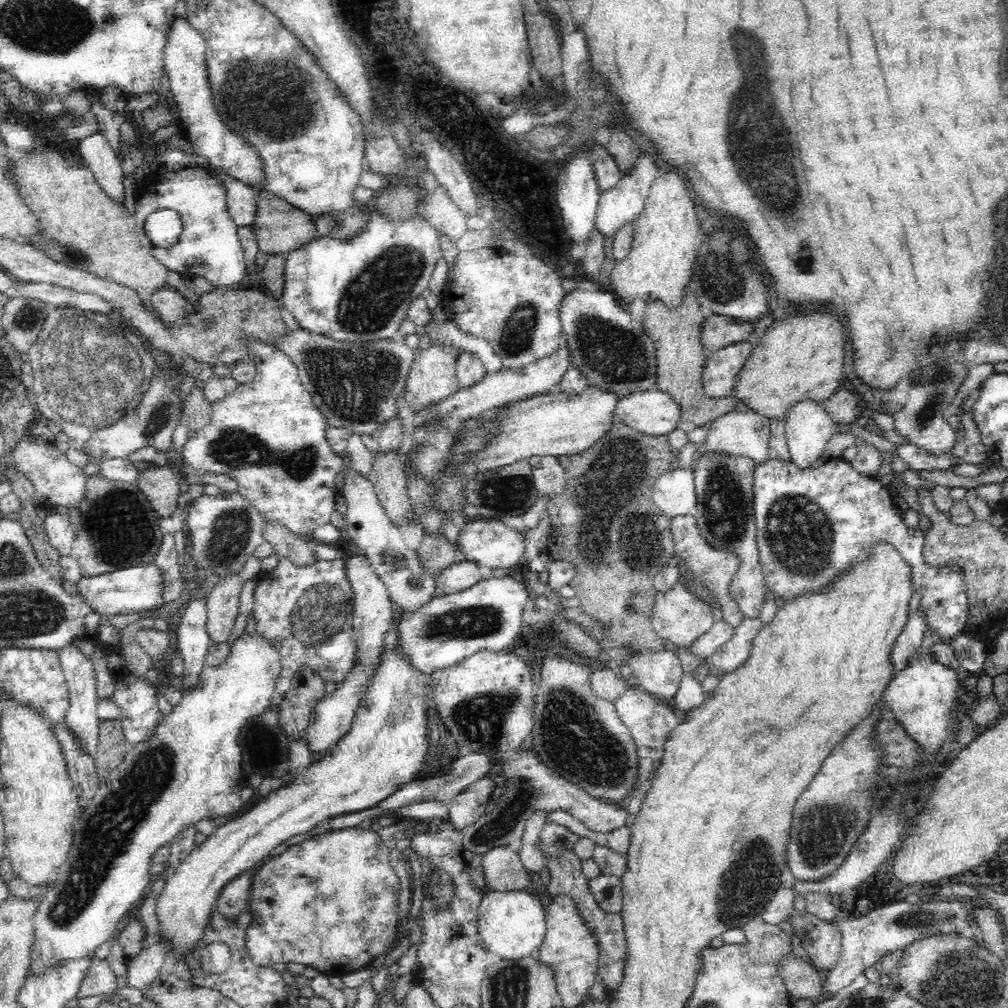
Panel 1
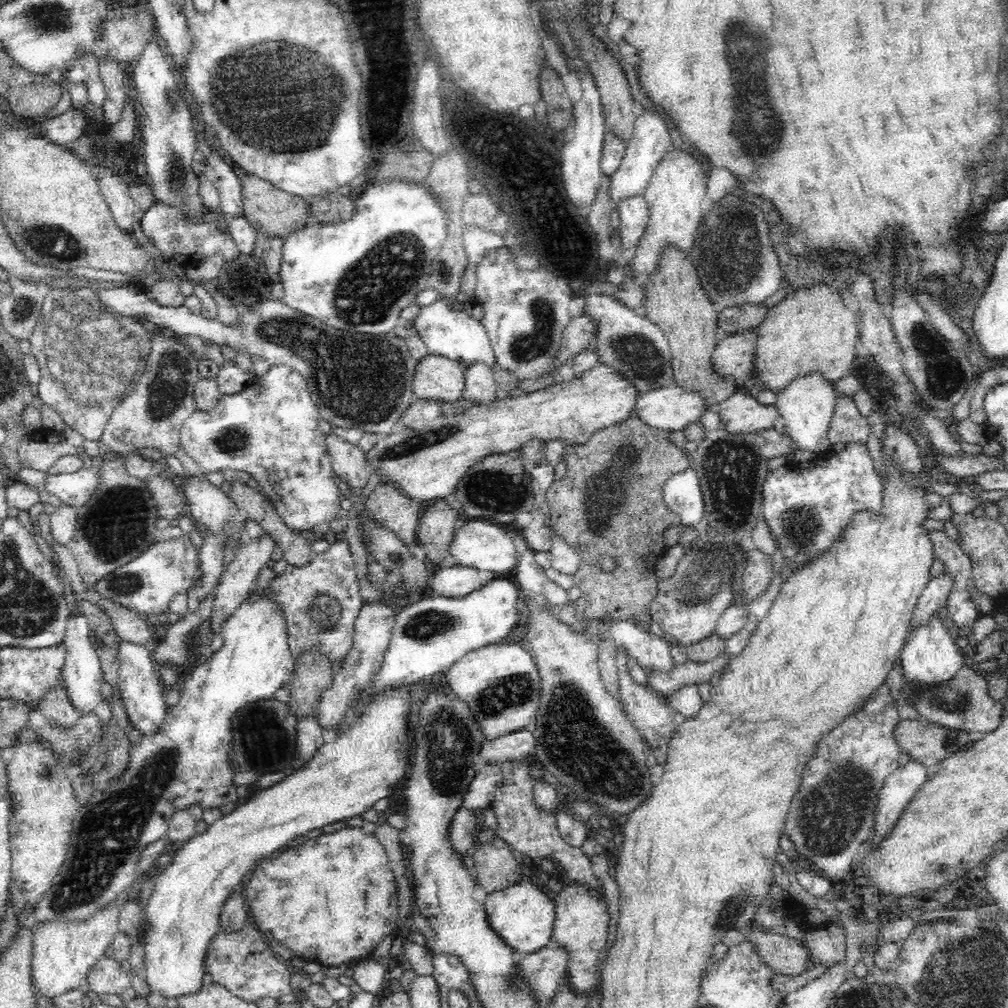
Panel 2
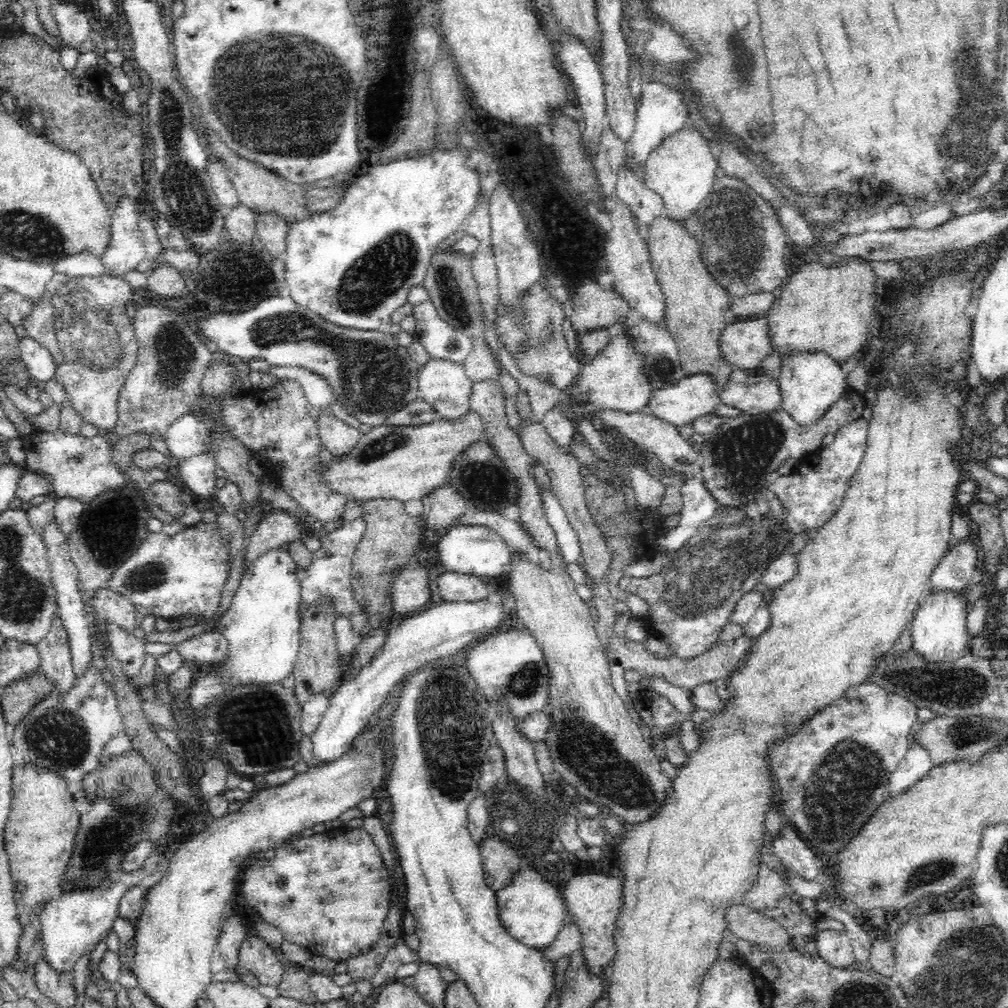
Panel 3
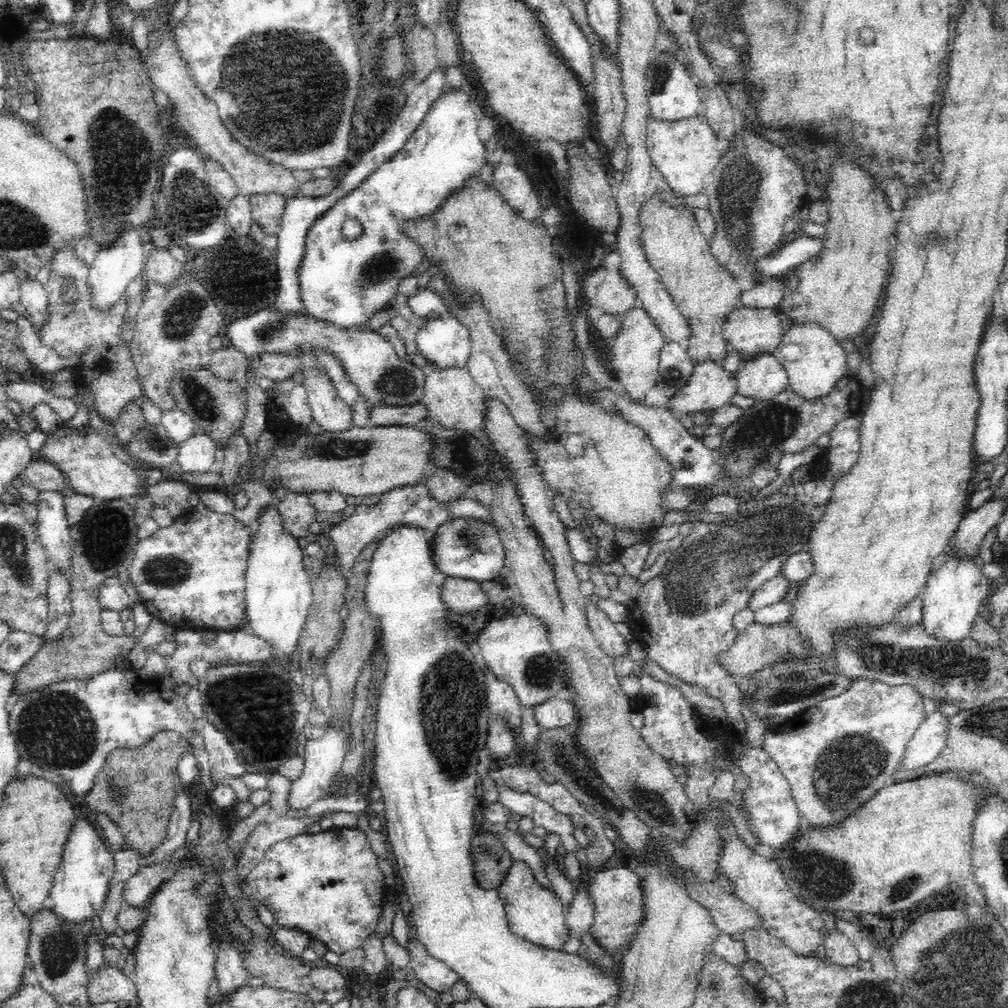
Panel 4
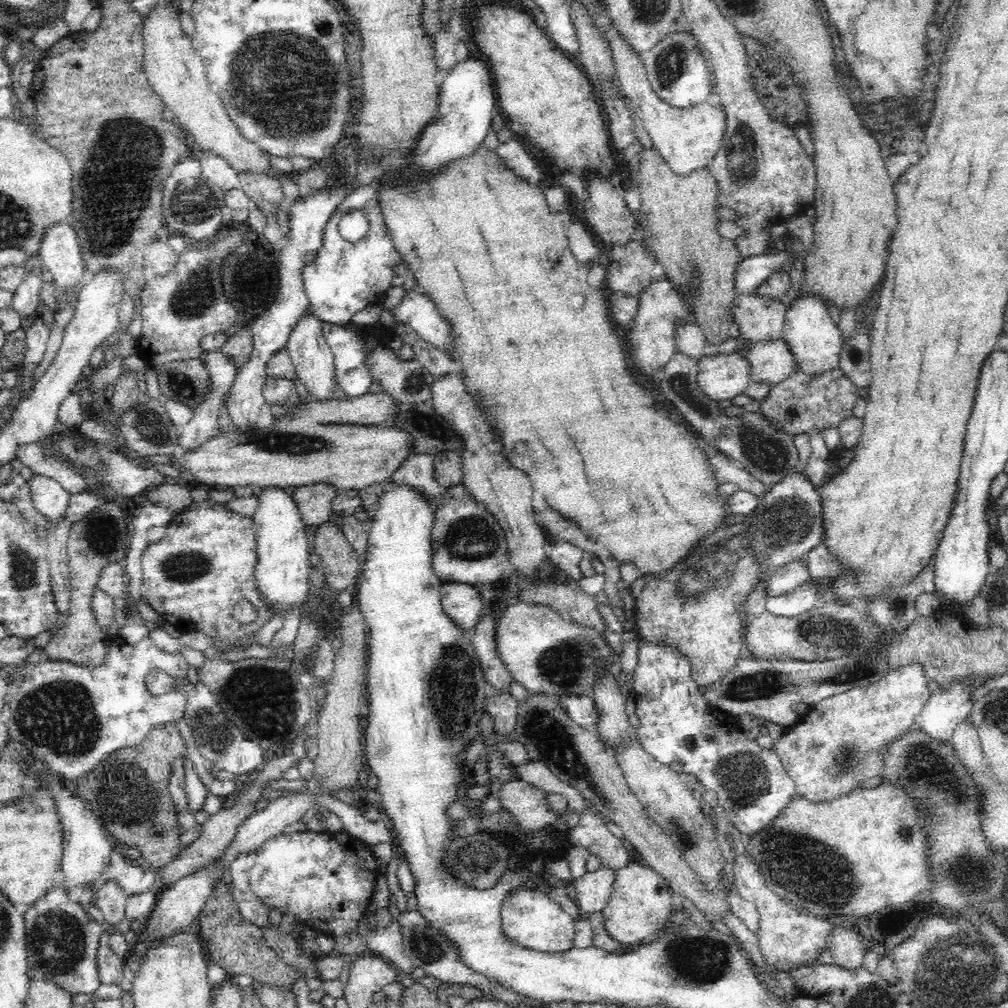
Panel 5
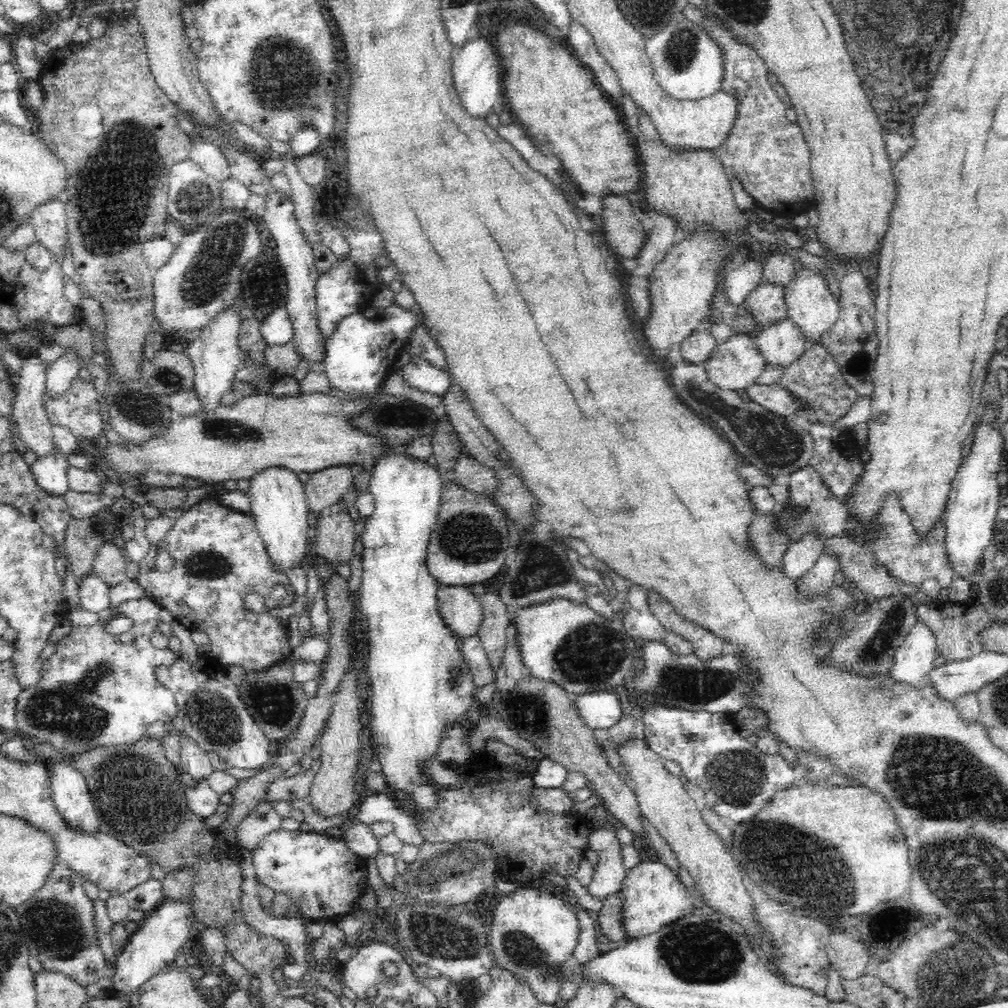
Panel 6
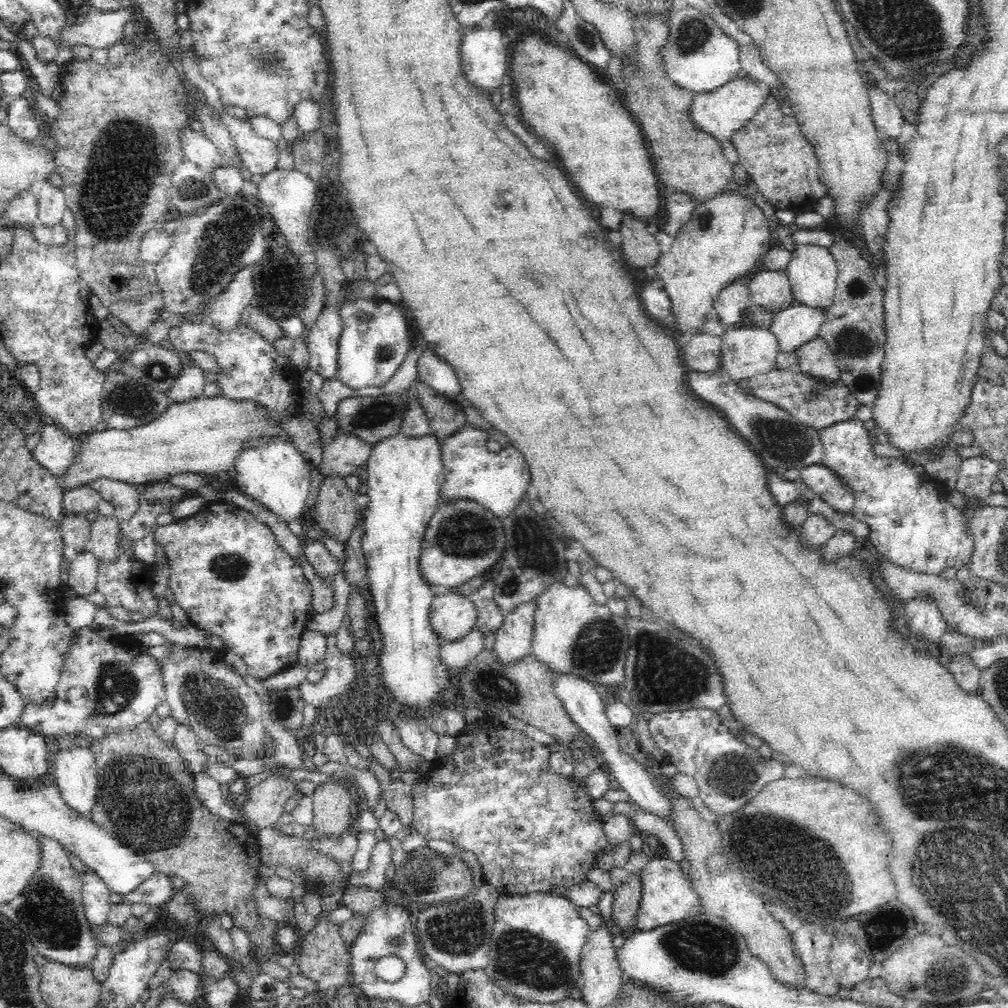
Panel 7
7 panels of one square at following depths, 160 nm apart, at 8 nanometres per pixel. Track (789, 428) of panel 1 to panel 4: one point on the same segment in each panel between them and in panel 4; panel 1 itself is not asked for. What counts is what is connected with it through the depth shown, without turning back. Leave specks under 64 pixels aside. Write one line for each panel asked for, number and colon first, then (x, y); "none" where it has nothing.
2: (806, 405)
3: (811, 380)
4: (814, 359)

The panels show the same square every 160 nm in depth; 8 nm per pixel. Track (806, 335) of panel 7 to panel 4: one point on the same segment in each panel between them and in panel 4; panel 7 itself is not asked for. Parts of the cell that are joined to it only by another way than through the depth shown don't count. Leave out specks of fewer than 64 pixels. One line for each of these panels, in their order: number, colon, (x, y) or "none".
4: (762, 376)
5: (772, 360)
6: (781, 343)

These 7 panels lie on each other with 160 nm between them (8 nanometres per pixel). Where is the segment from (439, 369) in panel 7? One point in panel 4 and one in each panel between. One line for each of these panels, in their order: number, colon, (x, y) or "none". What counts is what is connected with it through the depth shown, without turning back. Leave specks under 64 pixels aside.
4: (372, 362)
5: (407, 381)
6: (419, 374)

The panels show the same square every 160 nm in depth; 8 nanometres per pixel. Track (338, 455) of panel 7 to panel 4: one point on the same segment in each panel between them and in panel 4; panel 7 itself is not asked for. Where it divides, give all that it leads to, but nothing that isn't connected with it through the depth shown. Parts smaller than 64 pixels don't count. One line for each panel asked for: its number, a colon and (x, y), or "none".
4: (299, 512)
5: (315, 500)
6: (325, 486)

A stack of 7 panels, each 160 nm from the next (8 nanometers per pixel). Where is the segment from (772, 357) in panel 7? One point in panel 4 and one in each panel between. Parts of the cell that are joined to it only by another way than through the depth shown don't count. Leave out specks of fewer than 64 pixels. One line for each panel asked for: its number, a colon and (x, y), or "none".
4: (711, 386)
5: (723, 376)
6: (735, 363)

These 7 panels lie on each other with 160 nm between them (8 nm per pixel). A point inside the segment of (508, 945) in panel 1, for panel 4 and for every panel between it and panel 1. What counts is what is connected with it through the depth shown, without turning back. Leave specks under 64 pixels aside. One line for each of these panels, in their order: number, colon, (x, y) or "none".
2: (524, 916)
3: (531, 909)
4: (532, 912)

